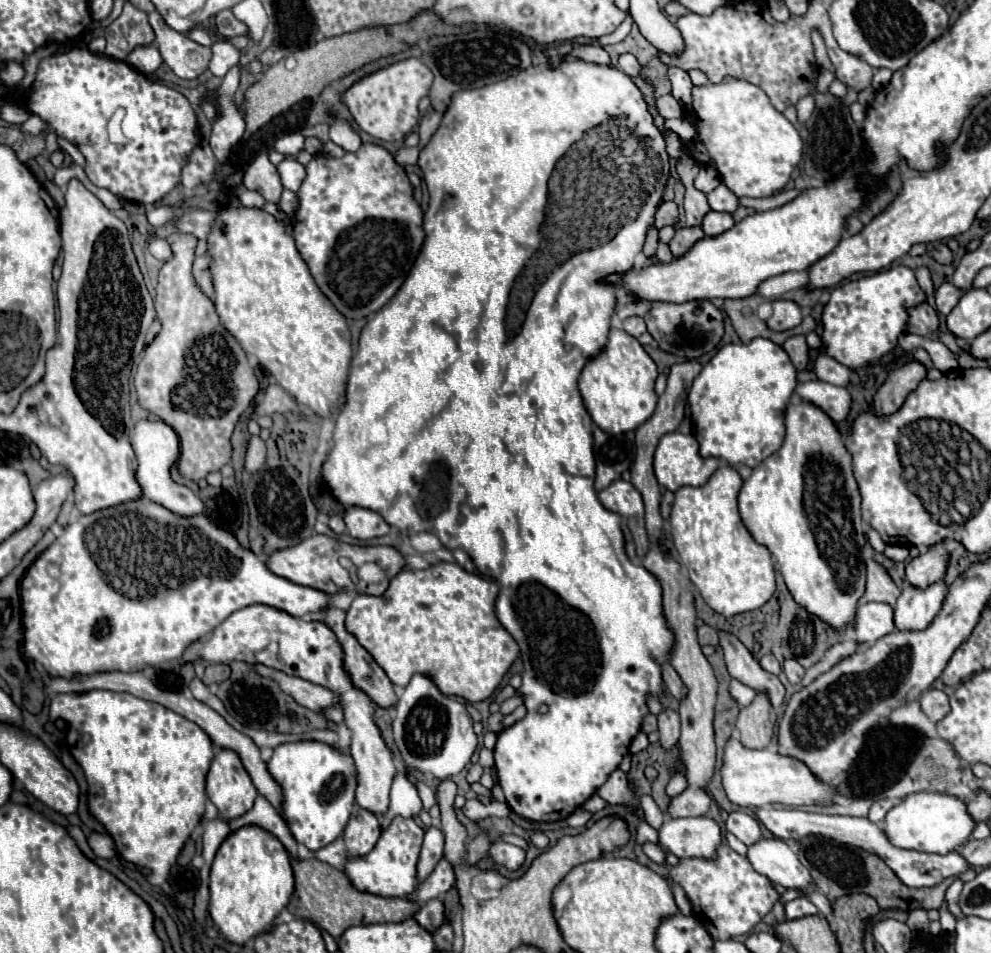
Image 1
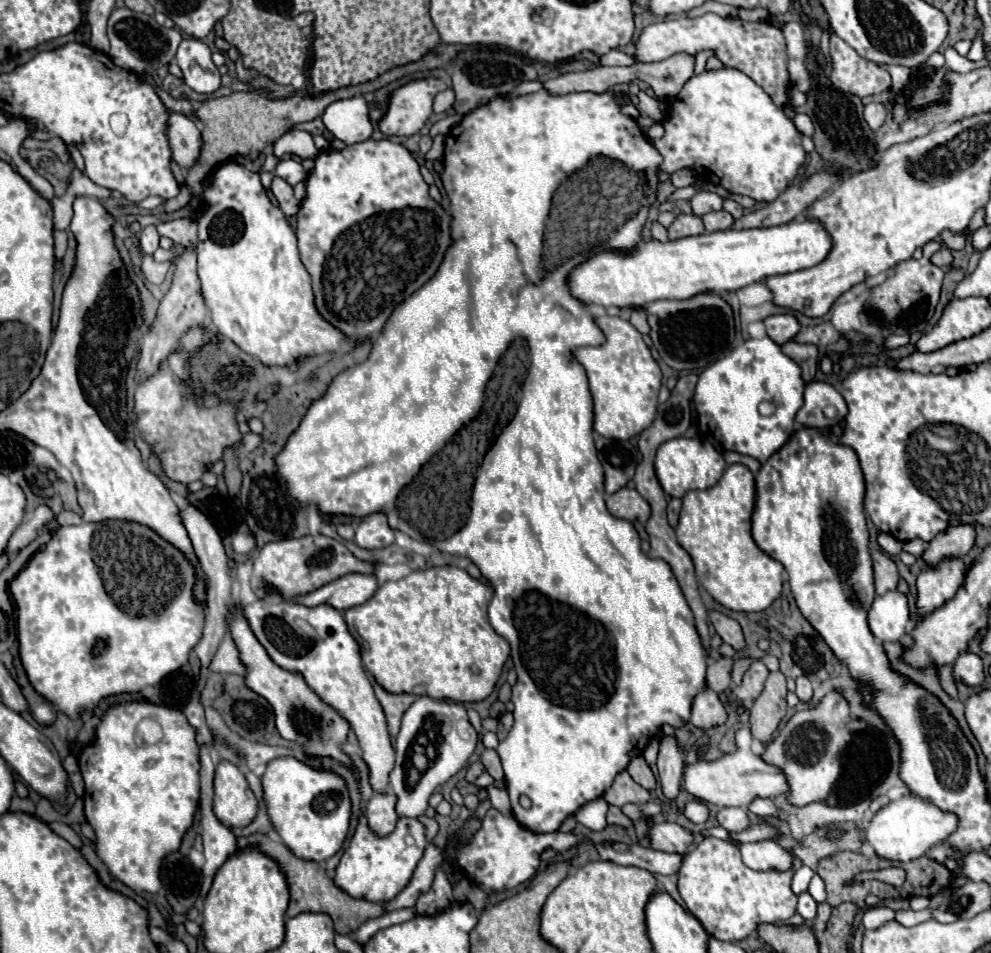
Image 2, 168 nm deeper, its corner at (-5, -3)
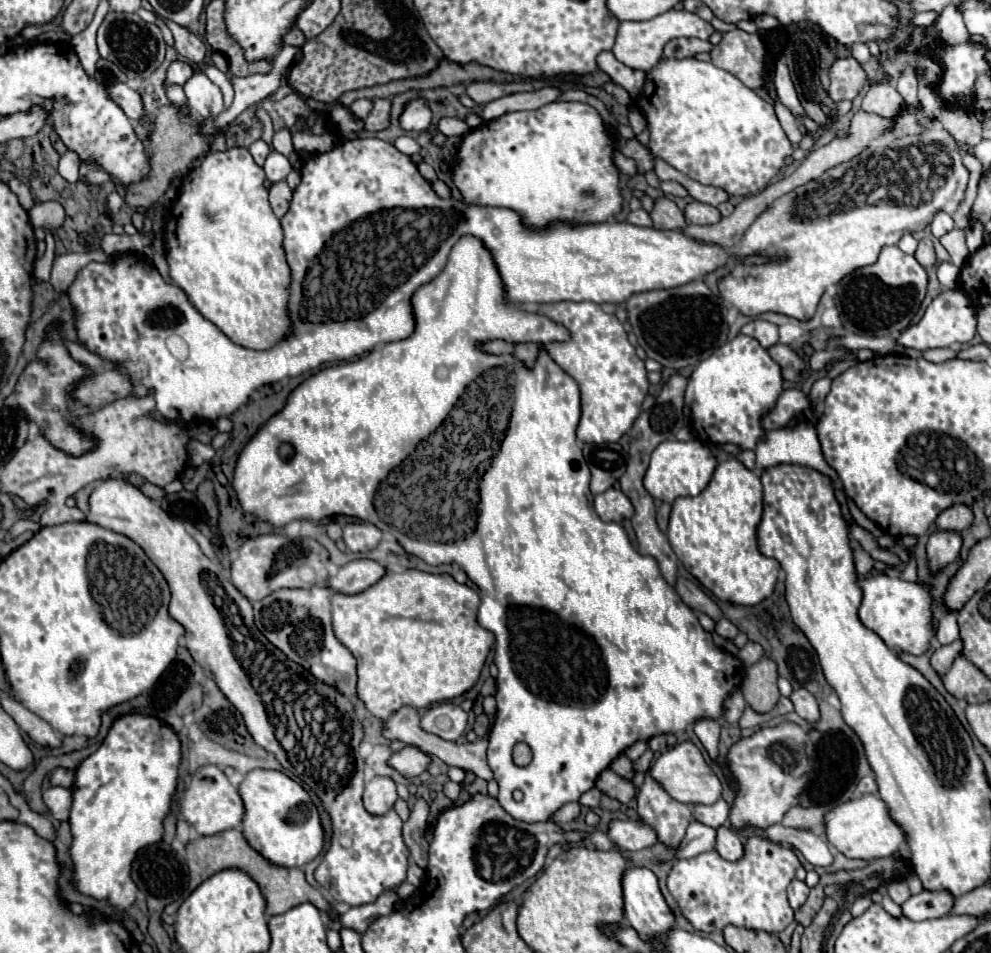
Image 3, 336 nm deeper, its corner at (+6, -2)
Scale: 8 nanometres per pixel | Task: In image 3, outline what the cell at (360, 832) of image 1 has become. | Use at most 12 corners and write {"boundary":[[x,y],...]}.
{"boundary":[[375,776],[363,792],[369,814],[387,814],[397,800],[395,782]]}

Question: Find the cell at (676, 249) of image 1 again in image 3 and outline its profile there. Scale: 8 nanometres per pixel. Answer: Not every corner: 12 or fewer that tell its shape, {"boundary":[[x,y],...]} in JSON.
{"boundary":[[667,198],[655,202],[655,230],[685,230],[683,212]]}

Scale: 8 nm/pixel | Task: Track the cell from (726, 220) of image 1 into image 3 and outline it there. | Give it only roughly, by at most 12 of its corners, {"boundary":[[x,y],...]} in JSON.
{"boundary":[[691,202],[685,218],[691,224],[715,224],[721,220],[717,208]]}

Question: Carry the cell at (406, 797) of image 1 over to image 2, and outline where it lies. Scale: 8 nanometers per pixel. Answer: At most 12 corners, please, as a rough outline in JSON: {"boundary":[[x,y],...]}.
{"boundary":[[418,697],[404,713],[390,785],[420,817],[472,755],[460,703]]}

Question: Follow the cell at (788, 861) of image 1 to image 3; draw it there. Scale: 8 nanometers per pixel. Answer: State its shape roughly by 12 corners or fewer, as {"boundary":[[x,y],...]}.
{"boundary":[[717,828],[717,852],[725,860],[743,858],[743,840],[731,828]]}

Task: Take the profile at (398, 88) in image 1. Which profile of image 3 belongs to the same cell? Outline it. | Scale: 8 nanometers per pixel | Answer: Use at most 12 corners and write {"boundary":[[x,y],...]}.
{"boundary":[[425,98],[409,100],[399,116],[407,132],[423,132],[431,124]]}

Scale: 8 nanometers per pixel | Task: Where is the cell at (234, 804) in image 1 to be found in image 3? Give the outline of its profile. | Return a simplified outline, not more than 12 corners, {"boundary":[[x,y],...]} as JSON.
{"boundary":[[221,768],[191,776],[181,814],[199,834],[237,828],[245,806]]}

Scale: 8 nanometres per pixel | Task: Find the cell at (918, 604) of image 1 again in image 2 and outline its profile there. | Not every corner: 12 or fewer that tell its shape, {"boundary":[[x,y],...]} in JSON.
{"boundary":[[962,559],[918,575],[918,613],[942,607],[964,583]]}

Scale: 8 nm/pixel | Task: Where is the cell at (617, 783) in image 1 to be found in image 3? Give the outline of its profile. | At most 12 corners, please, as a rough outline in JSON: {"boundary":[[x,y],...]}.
{"boundary":[[755,836],[737,862],[675,860],[667,888],[695,930],[793,922],[791,848]]}

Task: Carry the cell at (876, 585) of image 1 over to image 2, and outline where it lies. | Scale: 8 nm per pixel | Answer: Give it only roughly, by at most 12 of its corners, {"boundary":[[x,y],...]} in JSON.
{"boundary":[[872,551],[876,593],[892,591],[898,585],[894,561]]}

